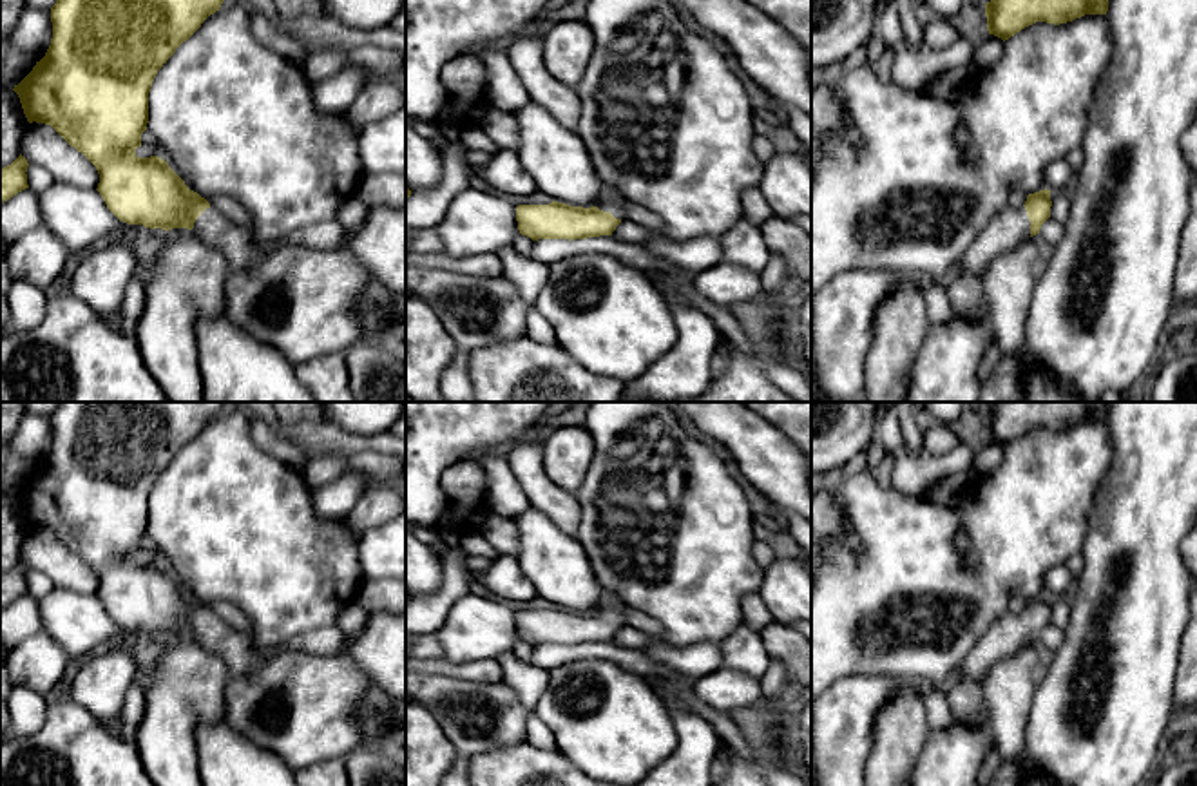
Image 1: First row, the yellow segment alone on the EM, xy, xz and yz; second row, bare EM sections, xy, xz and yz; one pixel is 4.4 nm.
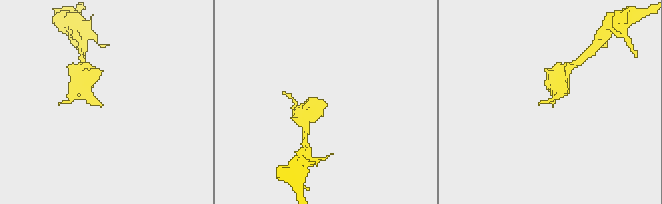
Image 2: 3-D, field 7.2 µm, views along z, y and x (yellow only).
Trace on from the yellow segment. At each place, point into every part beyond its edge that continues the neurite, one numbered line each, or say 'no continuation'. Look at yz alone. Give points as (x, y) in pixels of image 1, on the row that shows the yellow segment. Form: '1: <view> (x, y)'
1: yz (842, 312)

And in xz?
1: xz (611, 201)

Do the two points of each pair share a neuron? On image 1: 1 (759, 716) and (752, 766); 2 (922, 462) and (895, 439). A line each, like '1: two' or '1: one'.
1: one
2: one

